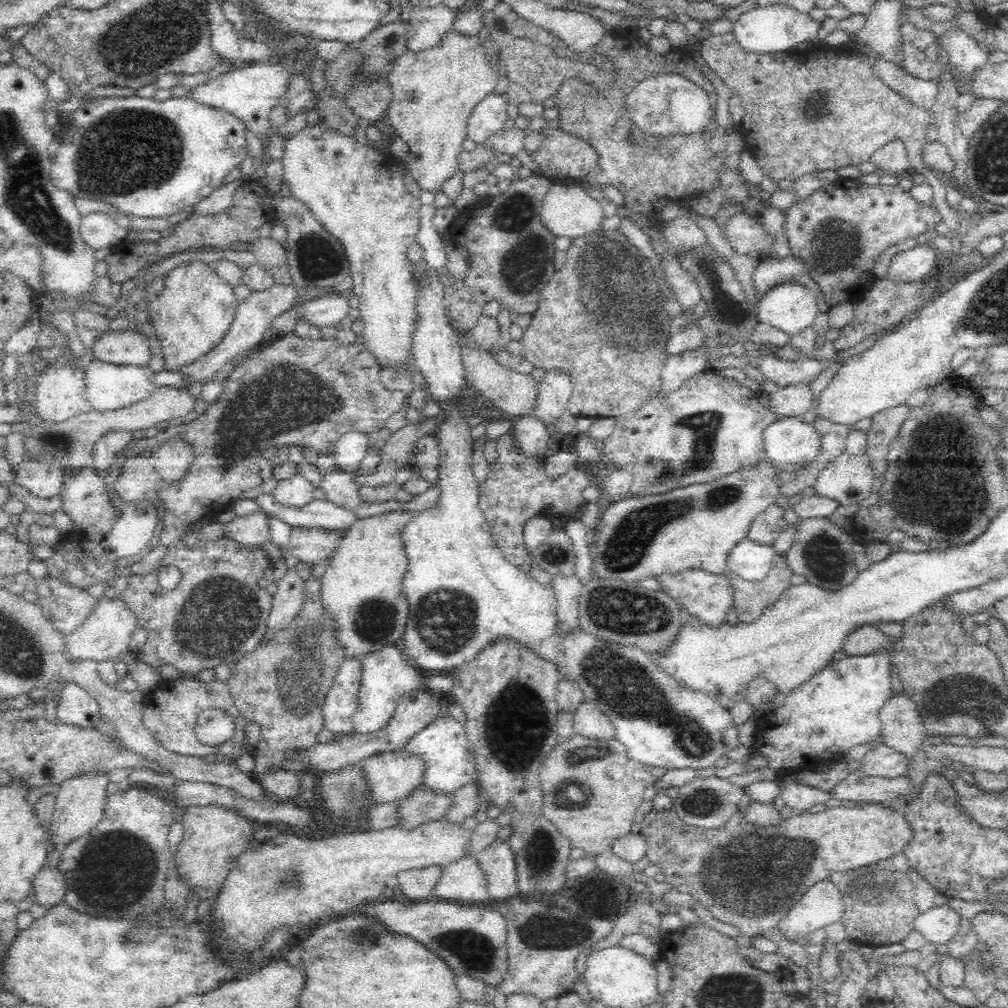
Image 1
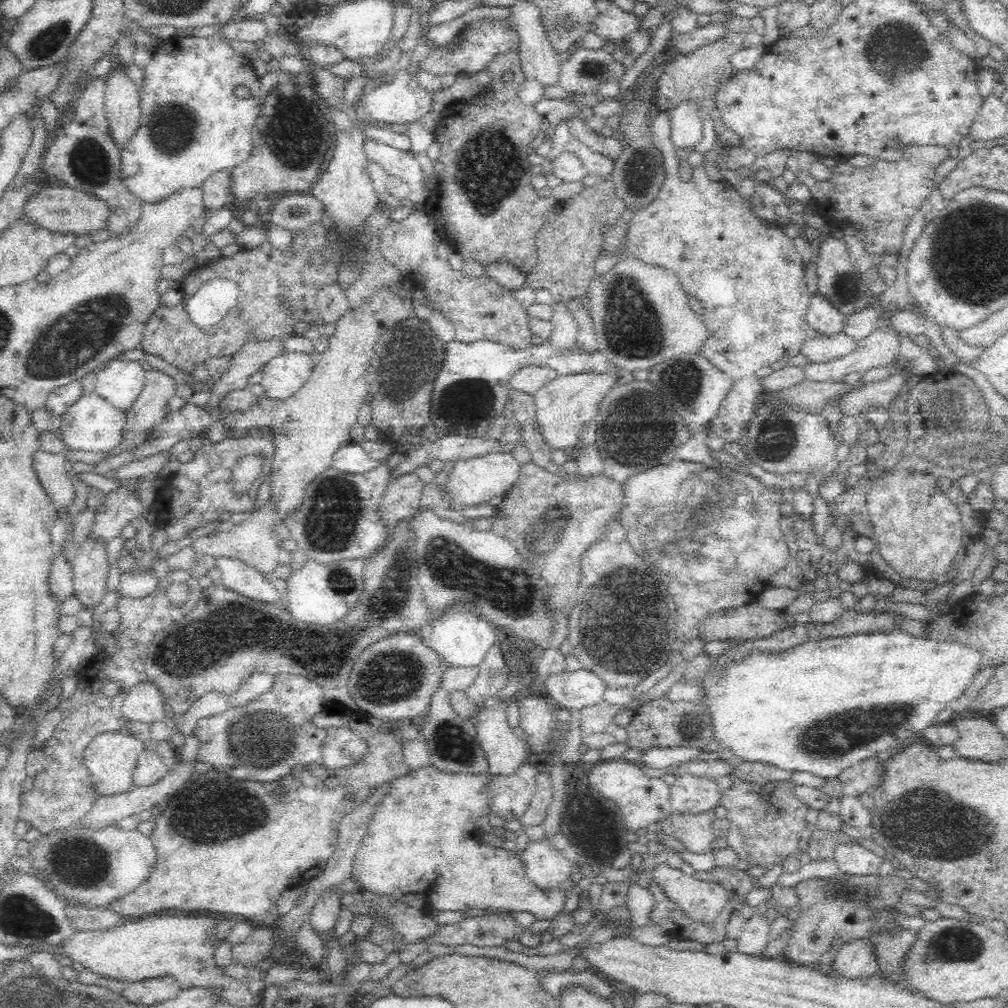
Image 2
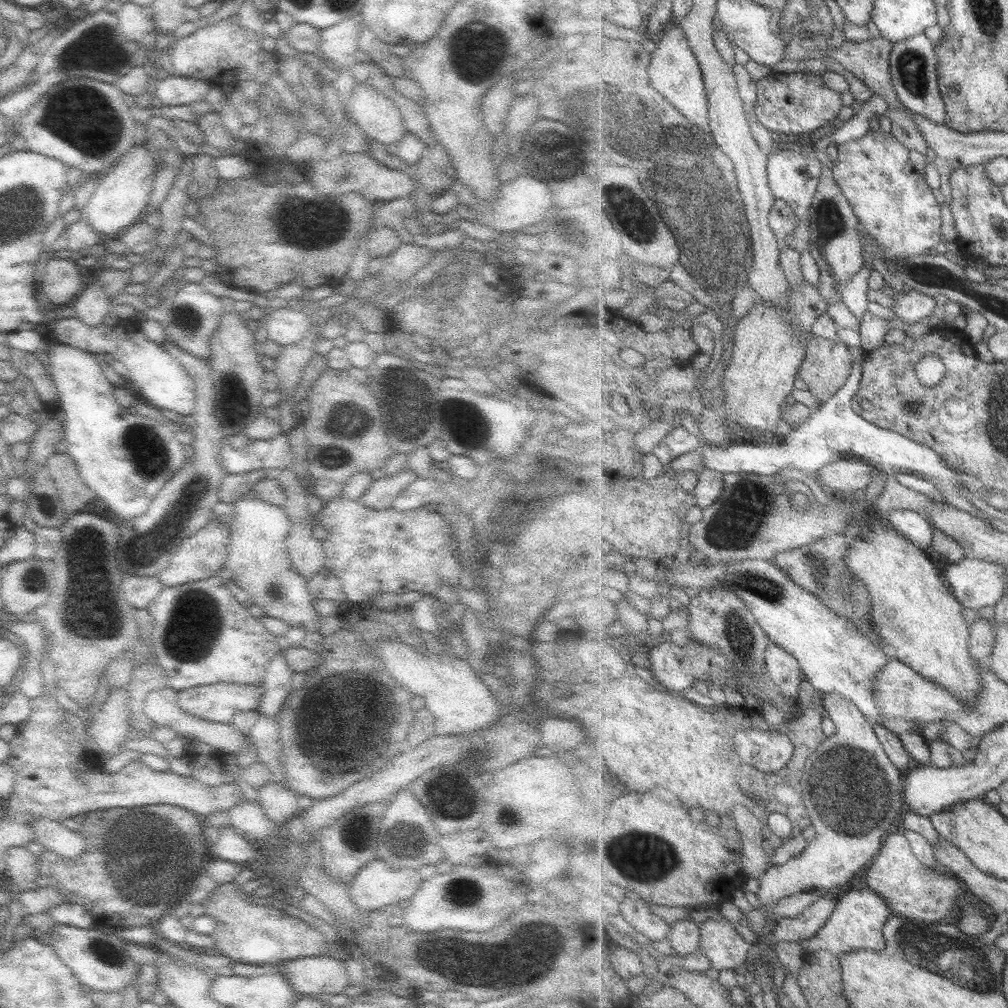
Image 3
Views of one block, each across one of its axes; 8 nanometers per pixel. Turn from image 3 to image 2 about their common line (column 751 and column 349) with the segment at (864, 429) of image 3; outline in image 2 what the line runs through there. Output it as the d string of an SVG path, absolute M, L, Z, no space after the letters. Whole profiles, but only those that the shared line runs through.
M350 442L339 448L331 462L331 467L345 474L365 474L375 466L378 466L378 461L370 458L358 442Z

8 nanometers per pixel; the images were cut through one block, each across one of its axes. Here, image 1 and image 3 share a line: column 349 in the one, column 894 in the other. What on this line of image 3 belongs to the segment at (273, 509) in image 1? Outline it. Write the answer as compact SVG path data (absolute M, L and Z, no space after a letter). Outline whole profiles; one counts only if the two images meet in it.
M896 510L889 513L888 519L907 539L923 550L933 546L934 528L932 524L915 510Z

